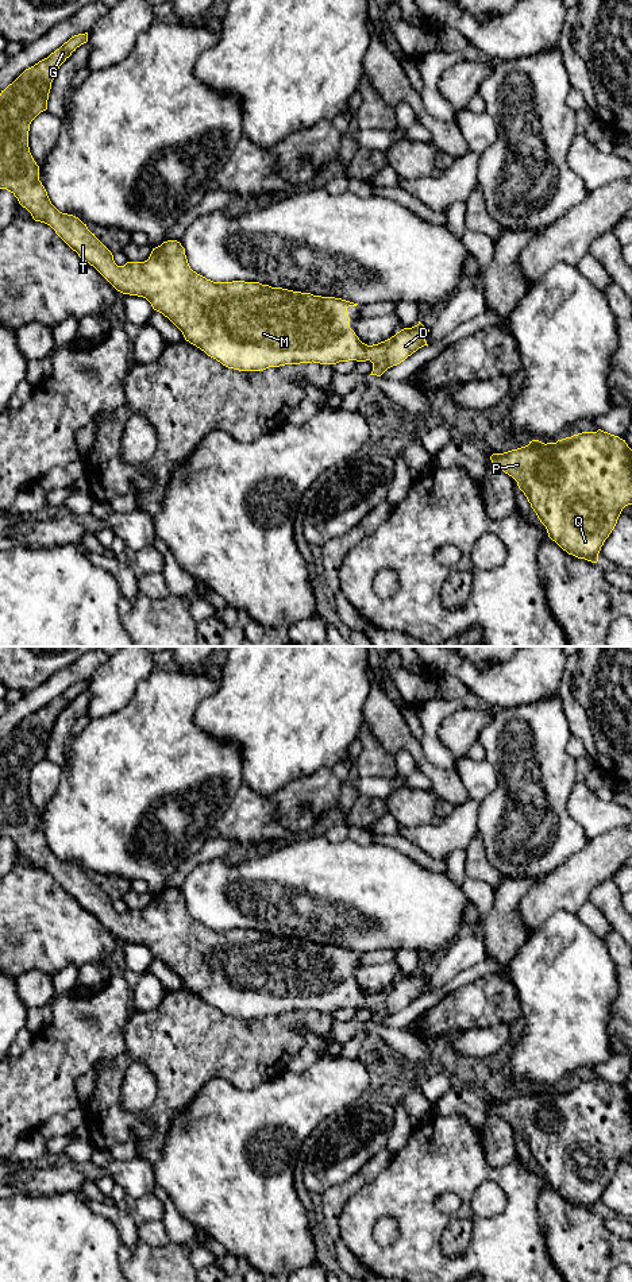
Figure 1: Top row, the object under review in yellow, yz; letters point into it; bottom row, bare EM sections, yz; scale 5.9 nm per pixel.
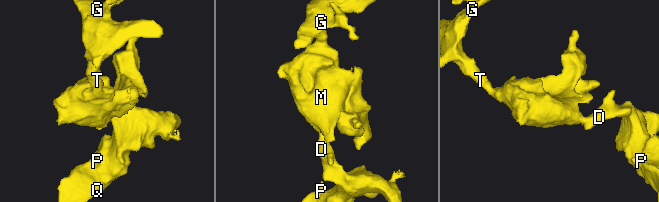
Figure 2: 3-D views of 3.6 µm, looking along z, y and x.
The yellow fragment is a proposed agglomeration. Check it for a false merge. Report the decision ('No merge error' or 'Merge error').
No merge error

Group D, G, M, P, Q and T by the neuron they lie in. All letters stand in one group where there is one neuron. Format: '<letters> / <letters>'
D G M P Q T

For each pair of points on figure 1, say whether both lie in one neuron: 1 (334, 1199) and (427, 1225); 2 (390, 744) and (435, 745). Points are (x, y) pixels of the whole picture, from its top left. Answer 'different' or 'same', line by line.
1: different
2: different

